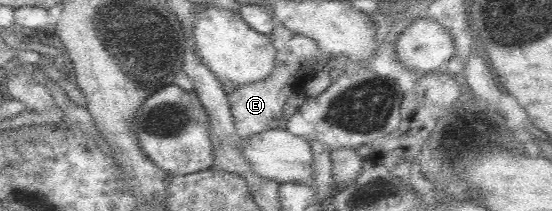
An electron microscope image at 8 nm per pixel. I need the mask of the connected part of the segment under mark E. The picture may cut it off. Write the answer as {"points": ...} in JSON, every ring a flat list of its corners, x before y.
{"points":[[275,26,269,34,269,39,275,46,274,70,264,80,252,82,252,84,238,85,233,92,228,93,231,113,234,117,238,134,246,140,256,134,278,127,278,122,283,119,282,108,291,92,302,91,306,78,320,72,321,69,328,69,327,66,318,65,317,44,315,40,296,34,285,26]]}

